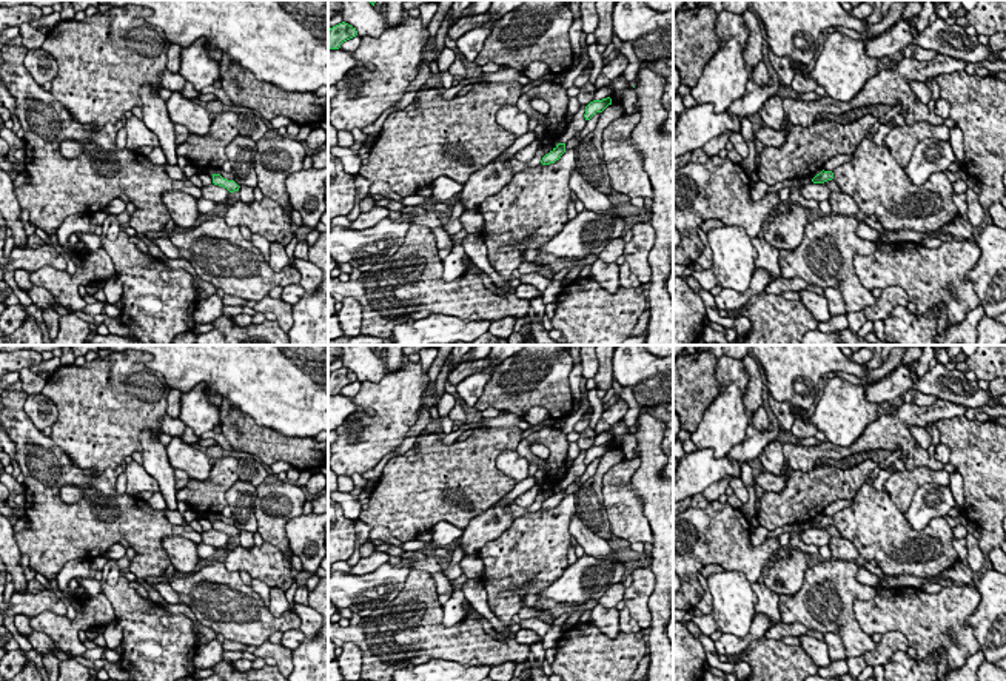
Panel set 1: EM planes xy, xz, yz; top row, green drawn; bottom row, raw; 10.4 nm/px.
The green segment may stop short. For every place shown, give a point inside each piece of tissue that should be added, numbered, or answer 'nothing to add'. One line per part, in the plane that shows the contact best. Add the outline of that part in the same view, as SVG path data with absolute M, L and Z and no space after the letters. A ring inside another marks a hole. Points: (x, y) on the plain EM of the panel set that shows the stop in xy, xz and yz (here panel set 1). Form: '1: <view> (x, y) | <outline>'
nothing to add

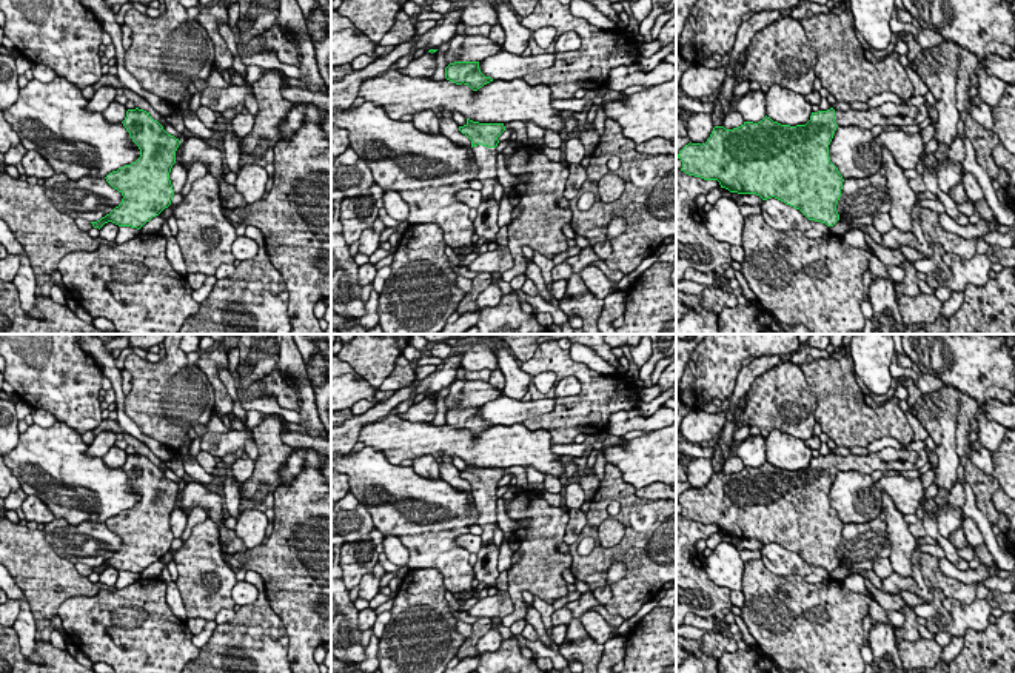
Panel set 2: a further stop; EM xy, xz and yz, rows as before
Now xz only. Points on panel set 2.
1: xz (485, 569) | M482 490L473 491L474 505L479 511L477 525L482 528L482 544L476 554L477 561L473 565L474 578L484 584L496 587L499 578L497 559L499 548L493 542L493 531L497 524L496 493L487 493Z

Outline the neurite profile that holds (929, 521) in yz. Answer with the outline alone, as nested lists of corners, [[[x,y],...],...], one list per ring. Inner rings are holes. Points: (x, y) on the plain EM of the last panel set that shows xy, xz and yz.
[[[926,513],[923,517],[923,525],[926,534],[936,541],[936,544],[943,548],[946,557],[956,564],[961,557],[956,554],[956,547],[949,541],[949,537],[943,537],[938,533],[936,516],[933,513]]]

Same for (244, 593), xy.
[[[240,581],[234,585],[231,594],[234,604],[242,607],[242,605],[254,604],[260,593],[253,584],[246,581]]]

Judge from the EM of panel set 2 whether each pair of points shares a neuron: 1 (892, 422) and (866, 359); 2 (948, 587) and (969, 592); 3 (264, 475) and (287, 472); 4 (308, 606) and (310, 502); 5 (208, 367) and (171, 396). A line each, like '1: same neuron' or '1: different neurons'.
1: different neurons
2: same neuron
3: different neurons
4: same neuron
5: different neurons

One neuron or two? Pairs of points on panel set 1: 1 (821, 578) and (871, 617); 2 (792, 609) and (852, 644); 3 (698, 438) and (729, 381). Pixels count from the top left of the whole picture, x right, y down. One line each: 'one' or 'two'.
1: two
2: one
3: one

